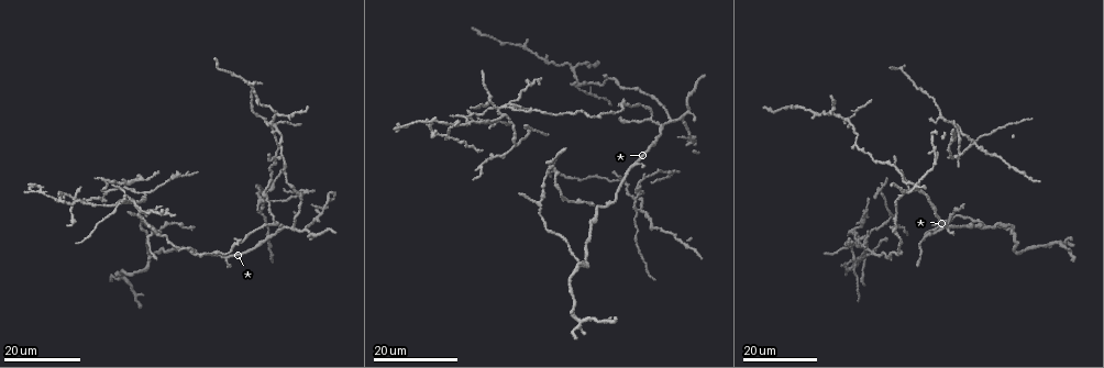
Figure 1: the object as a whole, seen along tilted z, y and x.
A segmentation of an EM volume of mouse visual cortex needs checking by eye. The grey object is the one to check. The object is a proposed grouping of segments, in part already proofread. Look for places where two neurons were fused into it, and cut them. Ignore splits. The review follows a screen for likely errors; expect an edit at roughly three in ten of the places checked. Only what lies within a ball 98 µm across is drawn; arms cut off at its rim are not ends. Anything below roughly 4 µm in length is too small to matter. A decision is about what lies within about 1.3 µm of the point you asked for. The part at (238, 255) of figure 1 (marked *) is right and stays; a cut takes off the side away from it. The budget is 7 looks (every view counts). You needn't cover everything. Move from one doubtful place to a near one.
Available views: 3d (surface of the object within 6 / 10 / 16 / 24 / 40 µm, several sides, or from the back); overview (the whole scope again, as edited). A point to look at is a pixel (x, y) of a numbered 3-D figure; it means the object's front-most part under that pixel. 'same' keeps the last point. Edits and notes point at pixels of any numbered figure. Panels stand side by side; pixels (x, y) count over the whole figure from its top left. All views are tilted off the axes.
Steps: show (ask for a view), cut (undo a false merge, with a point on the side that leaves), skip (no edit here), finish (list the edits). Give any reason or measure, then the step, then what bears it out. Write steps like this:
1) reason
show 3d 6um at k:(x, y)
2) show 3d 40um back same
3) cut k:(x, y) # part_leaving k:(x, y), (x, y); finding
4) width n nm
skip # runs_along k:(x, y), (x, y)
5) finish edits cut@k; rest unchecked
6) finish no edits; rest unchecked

small branch off a trunk
show 3d 24um at 1:(651, 117)

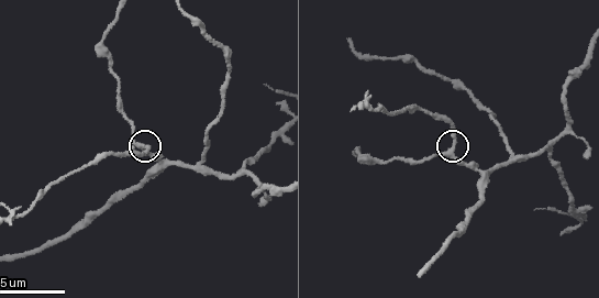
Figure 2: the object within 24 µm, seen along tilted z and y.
show 3d 6um at 2:(450, 152)

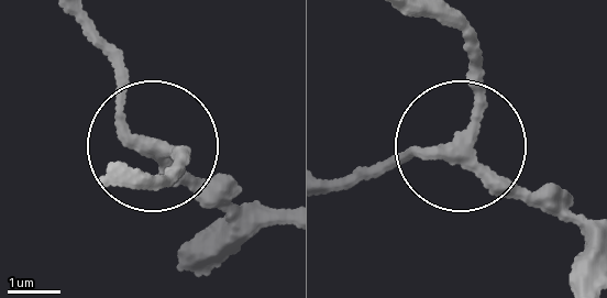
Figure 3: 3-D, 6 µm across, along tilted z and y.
show 3d 6um back at 3:(156, 145)

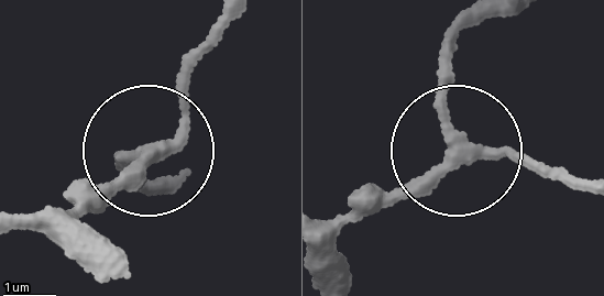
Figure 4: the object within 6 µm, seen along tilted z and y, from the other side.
skip # runs_along 4:(331, 284), (331, 230), (449, 153), (590, 178); one neuron here

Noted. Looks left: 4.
a narrow waist
show 3d 16um at 1:(925, 236)

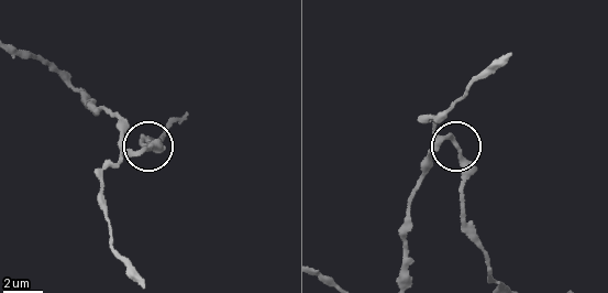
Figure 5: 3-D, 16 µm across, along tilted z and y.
show 3d 10um at 5:(456, 147)

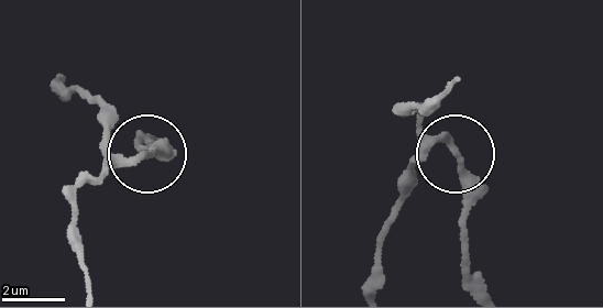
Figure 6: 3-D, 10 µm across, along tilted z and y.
skip # one neuron here

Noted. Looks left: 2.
three-way junction
show 3d 24um at 1:(539, 204)

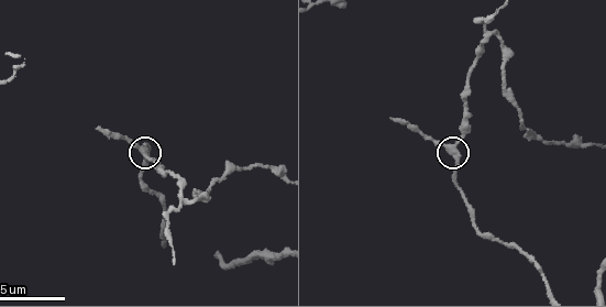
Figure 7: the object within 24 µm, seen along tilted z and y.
show 3d 6um at 7:(453, 145)

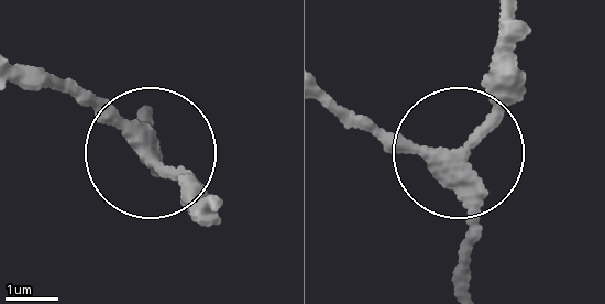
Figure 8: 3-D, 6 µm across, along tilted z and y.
arms 3
skip # runs_along 8:(470, 273), (454, 163), (350, 120); one neuron here

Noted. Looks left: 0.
finish no edits; rest unchecked

